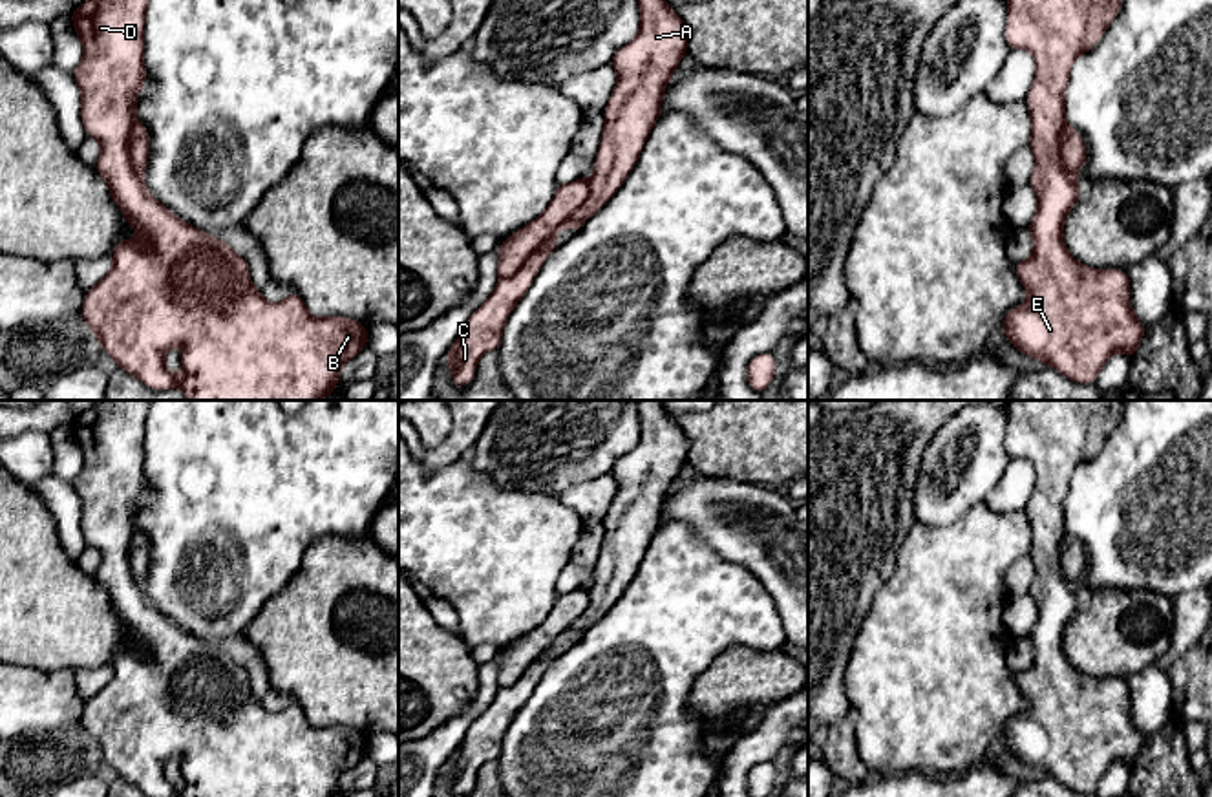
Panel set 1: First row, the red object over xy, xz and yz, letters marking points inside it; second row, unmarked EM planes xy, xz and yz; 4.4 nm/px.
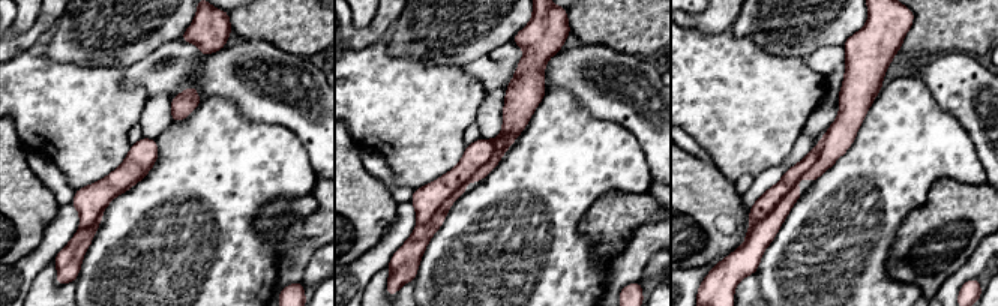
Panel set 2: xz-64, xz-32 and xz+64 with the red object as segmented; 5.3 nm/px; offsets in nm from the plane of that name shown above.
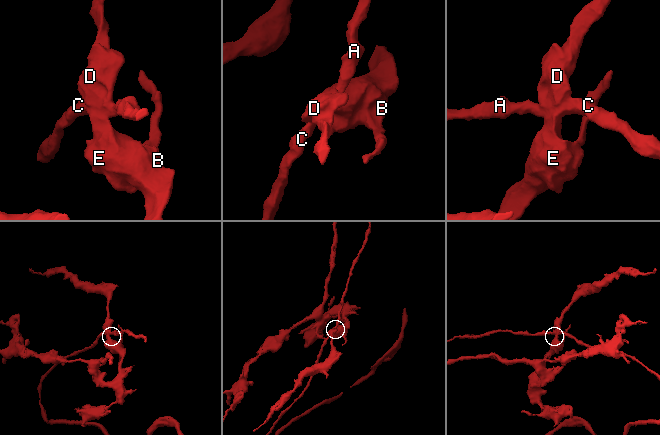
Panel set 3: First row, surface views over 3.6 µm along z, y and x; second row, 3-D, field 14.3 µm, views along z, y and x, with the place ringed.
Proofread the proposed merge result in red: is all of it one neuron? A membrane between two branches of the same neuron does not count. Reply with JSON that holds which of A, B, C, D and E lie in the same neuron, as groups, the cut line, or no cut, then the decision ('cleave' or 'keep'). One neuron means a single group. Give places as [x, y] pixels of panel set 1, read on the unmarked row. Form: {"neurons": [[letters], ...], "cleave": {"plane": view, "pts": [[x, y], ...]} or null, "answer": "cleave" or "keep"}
{"neurons": [["A", "B", "C", "D", "E"]], "cleave": null, "answer": "keep"}

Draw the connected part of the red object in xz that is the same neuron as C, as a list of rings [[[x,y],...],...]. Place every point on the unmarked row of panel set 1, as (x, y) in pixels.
[[[638,400],[638,413],[640,441],[633,452],[618,459],[611,468],[612,477],[618,481],[618,492],[603,521],[605,537],[594,583],[589,589],[559,594],[547,620],[499,654],[499,693],[490,707],[468,728],[462,742],[444,766],[452,781],[452,792],[457,797],[468,795],[473,790],[479,768],[499,757],[514,715],[525,706],[547,665],[559,656],[556,642],[561,636],[578,642],[618,601],[662,525],[664,499],[687,462],[689,442],[680,424],[669,419],[662,400]]]

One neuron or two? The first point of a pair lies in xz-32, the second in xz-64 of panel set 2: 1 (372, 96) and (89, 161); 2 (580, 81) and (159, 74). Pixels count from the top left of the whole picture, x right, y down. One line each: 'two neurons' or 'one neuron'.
1: one neuron
2: one neuron

